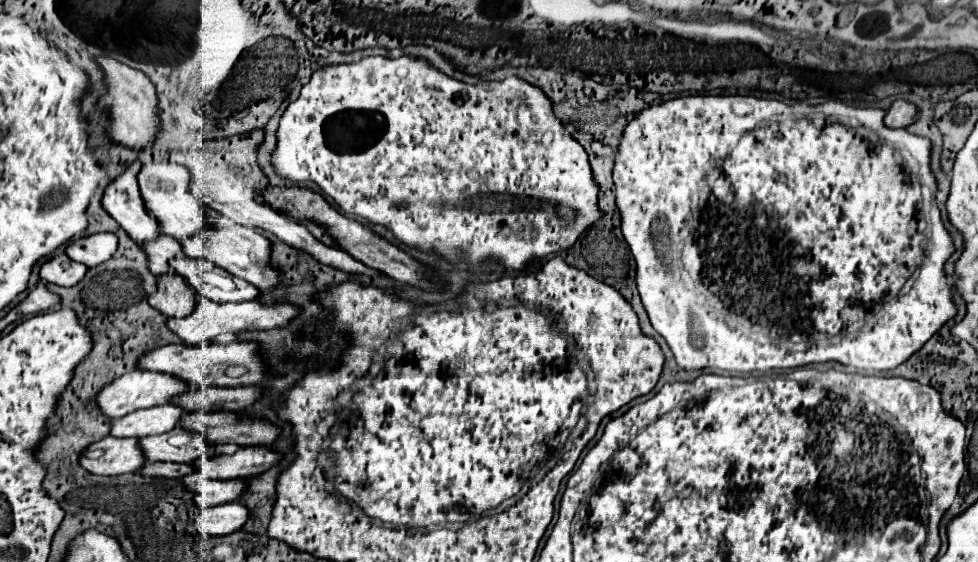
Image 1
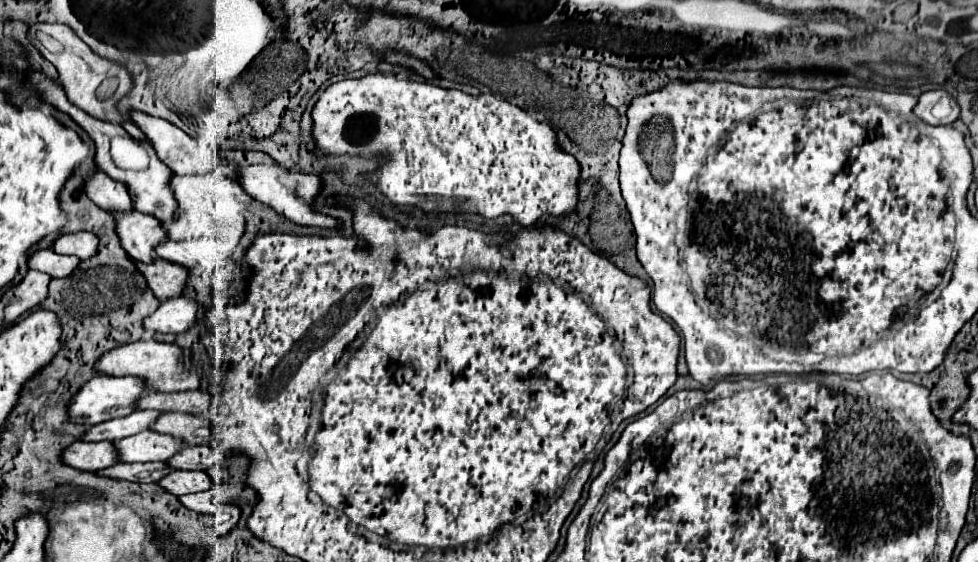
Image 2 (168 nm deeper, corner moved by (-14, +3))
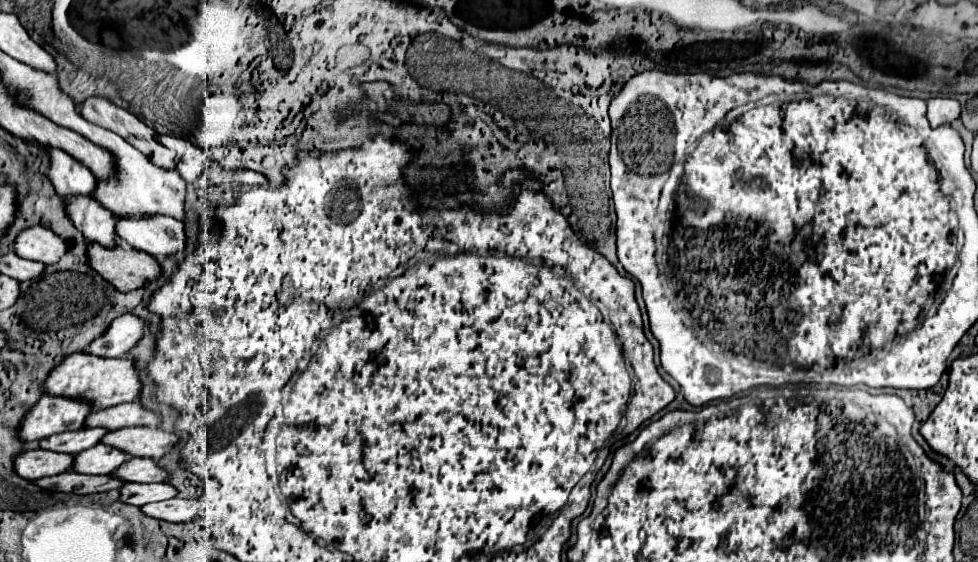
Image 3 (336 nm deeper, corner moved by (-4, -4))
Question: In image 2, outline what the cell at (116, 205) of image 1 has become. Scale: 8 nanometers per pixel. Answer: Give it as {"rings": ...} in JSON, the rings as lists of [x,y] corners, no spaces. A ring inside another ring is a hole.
{"rings":[[[96,170],[94,174],[84,178],[84,192],[96,206],[100,206],[106,212],[132,210],[134,208],[130,192],[124,190],[124,184],[114,182],[102,170]]]}

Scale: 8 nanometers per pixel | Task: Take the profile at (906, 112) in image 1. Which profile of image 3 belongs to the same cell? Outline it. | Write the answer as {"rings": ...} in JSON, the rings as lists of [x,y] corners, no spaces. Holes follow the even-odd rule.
{"rings":[[[944,97],[930,99],[926,117],[932,127],[950,125],[954,119],[960,117],[960,103],[956,99],[944,99]]]}

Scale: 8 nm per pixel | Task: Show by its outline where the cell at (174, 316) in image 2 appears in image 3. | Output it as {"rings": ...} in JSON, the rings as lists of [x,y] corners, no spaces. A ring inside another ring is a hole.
{"rings":[[[122,315],[112,325],[108,331],[92,341],[84,351],[100,357],[122,357],[126,355],[148,331],[148,323],[138,317],[138,315]]]}

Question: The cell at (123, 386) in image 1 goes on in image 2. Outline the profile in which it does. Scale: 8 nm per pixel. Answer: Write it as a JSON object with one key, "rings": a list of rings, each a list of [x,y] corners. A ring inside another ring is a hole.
{"rings":[[[94,376],[90,382],[86,382],[70,400],[68,404],[68,420],[74,424],[100,424],[112,418],[120,418],[120,416],[128,416],[130,412],[134,412],[134,402],[138,400],[138,396],[142,396],[146,390],[146,386],[142,386],[142,382],[138,382],[138,378],[114,378],[114,376]]]}

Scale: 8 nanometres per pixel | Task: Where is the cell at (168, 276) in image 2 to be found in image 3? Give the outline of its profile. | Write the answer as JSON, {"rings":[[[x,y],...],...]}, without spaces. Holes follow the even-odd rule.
{"rings":[[[90,243],[88,257],[90,267],[124,293],[140,289],[162,275],[162,267],[154,257],[124,245],[106,249],[102,245]]]}

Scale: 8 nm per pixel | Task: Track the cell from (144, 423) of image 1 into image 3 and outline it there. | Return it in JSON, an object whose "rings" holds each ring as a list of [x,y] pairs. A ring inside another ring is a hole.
{"rings":[[[88,427],[82,431],[66,431],[66,433],[58,433],[52,437],[46,437],[40,441],[42,449],[48,451],[56,451],[56,453],[80,453],[84,449],[90,449],[92,445],[98,445],[104,437],[104,433],[108,433],[108,429],[104,427]]]}

